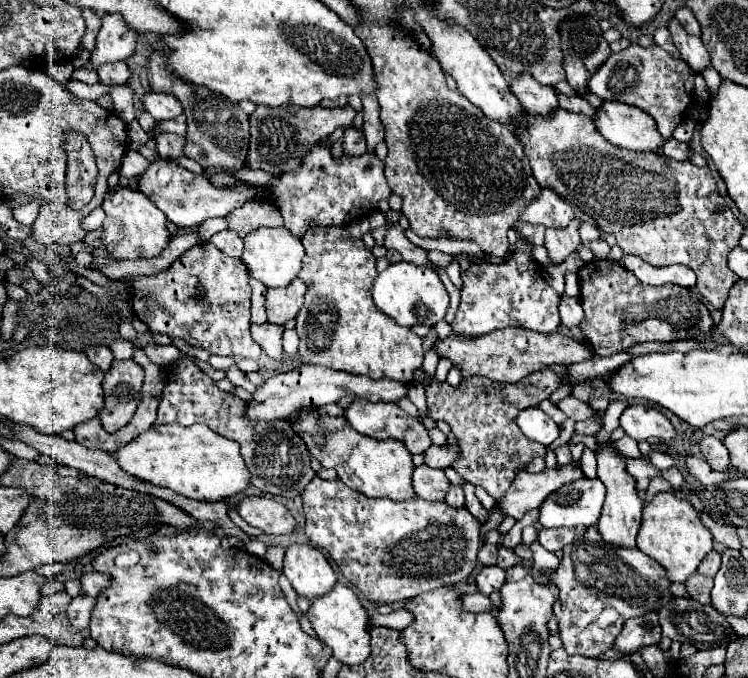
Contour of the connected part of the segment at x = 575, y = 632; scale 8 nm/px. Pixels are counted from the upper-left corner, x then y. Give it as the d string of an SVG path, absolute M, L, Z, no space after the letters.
M589 526L581 538L563 548L563 558L559 566L549 574L549 582L559 588L559 600L553 604L553 612L559 620L563 648L569 654L581 654L587 658L597 658L599 654L611 650L611 642L615 642L615 638L621 634L625 620L645 614L647 610L659 610L667 604L667 600L673 598L669 594L665 570L651 556L643 554L637 548L621 548L603 542L595 526Z

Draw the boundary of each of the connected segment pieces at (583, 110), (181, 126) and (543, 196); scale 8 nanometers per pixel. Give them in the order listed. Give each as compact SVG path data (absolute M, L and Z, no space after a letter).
M557 94L557 100L559 100L559 106L567 112L577 112L577 114L585 114L585 116L591 116L591 110L593 106L587 104L583 98L579 96L565 96L565 94Z
M181 114L181 116L177 116L177 120L163 120L163 122L159 122L157 126L159 126L161 130L173 132L173 134L181 134L181 136L185 134L185 128L187 128L183 114Z
M541 188L541 192L527 204L519 220L537 220L545 228L563 228L567 222L575 218L573 208L553 190L553 188Z

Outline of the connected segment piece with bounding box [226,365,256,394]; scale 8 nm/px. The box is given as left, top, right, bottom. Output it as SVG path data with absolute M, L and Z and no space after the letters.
M236 365L231 366L227 371L227 378L238 387L241 387L251 394L255 392L256 386L254 386L246 377L246 374L242 372Z

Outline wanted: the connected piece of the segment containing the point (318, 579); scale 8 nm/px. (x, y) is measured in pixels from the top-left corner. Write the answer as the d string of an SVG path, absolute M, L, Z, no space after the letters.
M291 544L285 550L283 572L295 592L303 594L307 600L323 596L323 592L331 590L337 582L325 554L309 544Z

